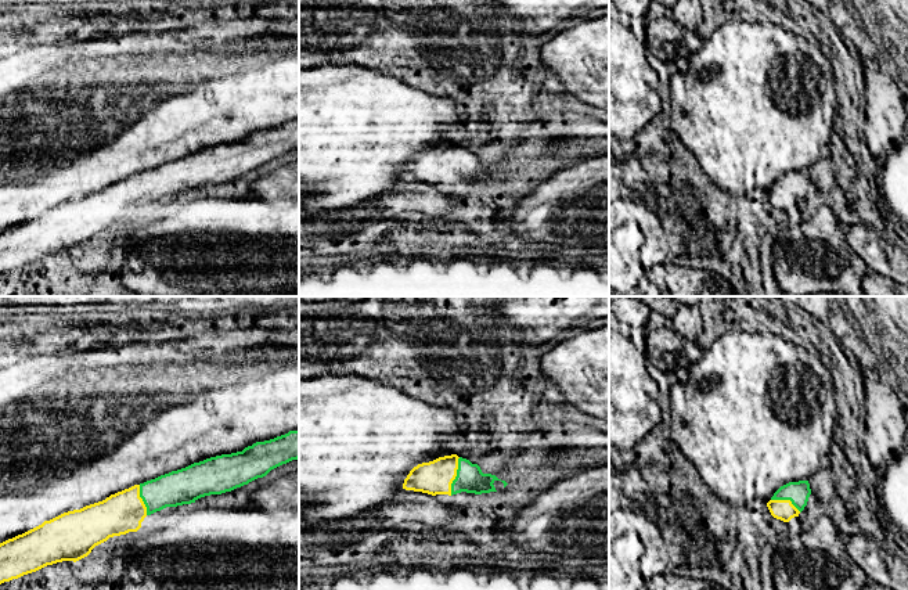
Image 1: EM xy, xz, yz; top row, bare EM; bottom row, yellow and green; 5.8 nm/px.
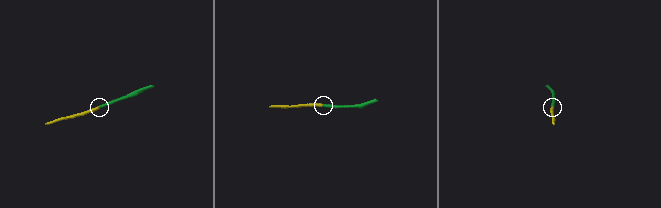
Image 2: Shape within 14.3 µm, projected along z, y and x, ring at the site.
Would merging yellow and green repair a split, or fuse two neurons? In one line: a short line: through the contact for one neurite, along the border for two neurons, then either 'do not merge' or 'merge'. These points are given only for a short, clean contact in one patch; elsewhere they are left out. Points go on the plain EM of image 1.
xz (435, 166), (456, 165), (469, 168) | merge

